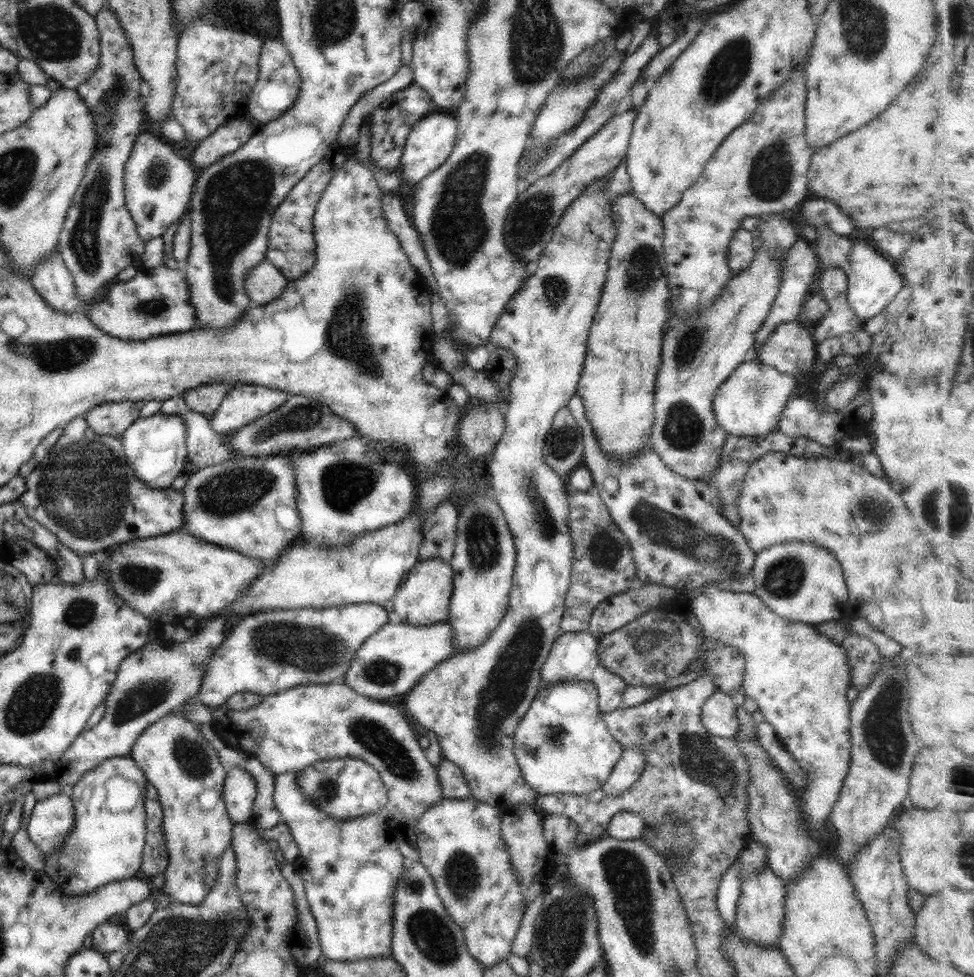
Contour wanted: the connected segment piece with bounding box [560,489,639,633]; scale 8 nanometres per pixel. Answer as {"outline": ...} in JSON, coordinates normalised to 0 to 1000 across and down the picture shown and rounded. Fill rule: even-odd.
{"outline":[[[586,501],[583,511],[584,533],[582,535],[589,560],[588,580],[575,648],[602,647],[607,628],[615,617],[643,606],[649,600],[656,599],[654,579],[647,558],[634,537],[628,532],[616,507],[610,502],[595,504]]]}

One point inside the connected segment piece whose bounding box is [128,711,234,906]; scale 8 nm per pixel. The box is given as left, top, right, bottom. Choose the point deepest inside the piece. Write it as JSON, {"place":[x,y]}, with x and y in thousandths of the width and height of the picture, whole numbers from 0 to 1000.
{"place":[191,789]}

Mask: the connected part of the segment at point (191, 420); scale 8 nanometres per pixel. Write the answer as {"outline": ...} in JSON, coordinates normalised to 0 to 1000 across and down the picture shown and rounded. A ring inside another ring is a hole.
{"outline":[[[187,404],[165,411],[167,423],[183,423],[191,435],[192,469],[204,480],[234,473],[242,468],[233,455],[231,445],[225,445],[216,435],[216,427],[193,418]]]}

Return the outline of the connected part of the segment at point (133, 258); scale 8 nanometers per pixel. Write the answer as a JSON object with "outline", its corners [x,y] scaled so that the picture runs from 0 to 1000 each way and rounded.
{"outline":[[[107,6],[98,16],[98,21],[103,40],[102,64],[92,82],[81,86],[77,90],[77,94],[88,105],[88,110],[92,114],[97,114],[101,143],[98,144],[97,160],[88,170],[88,178],[85,178],[83,187],[75,199],[74,209],[65,227],[59,252],[59,258],[64,261],[68,274],[75,282],[76,293],[79,295],[79,304],[83,307],[84,313],[90,313],[101,303],[105,303],[107,291],[120,288],[119,281],[124,275],[136,270],[142,271],[145,260],[149,255],[149,248],[144,245],[142,236],[140,236],[140,228],[133,216],[129,213],[126,181],[127,170],[129,170],[129,166],[131,166],[131,162],[136,158],[138,144],[145,135],[145,127],[150,124],[146,106],[144,106],[144,98],[149,93],[149,87],[142,71],[139,69],[134,45],[116,12]]]}

